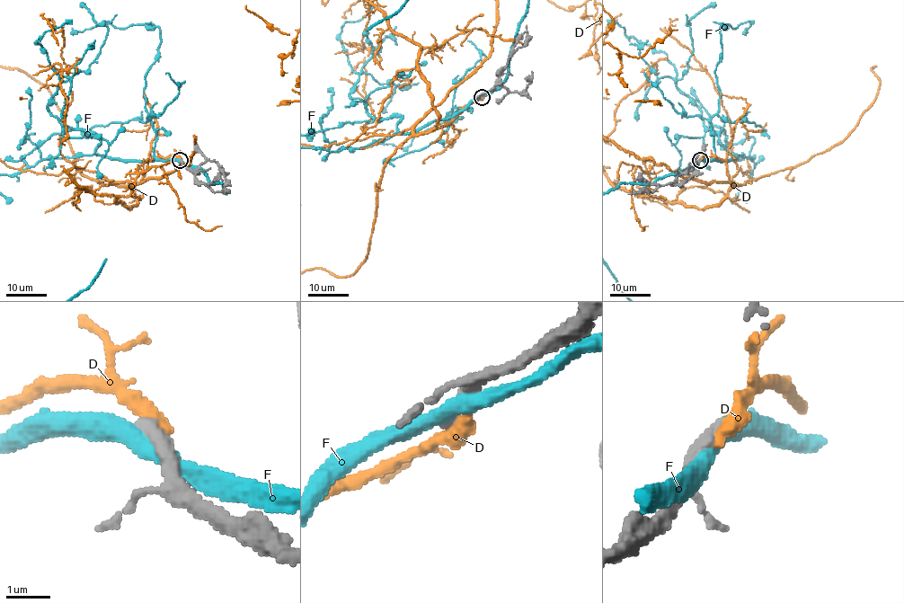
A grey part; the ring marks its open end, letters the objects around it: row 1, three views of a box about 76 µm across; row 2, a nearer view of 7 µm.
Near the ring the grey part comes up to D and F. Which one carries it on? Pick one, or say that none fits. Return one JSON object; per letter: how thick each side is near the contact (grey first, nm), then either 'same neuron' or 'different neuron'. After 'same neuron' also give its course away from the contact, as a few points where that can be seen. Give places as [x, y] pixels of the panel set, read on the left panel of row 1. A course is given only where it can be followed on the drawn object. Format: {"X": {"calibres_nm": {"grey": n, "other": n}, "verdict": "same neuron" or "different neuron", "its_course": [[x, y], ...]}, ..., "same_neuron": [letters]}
{"D": {"calibres_nm": {"grey": 360, "other": 400}, "verdict": "different neuron"}, "F": {"calibres_nm": {"grey": 400, "other": 400}, "verdict": "different neuron"}, "same_neuron": []}

